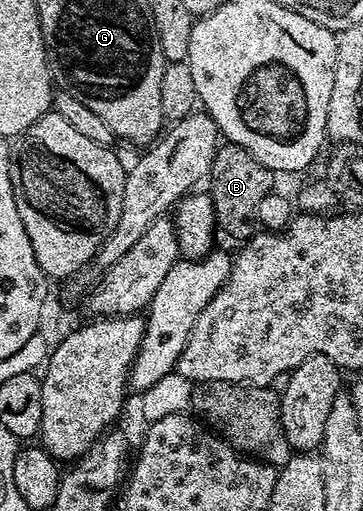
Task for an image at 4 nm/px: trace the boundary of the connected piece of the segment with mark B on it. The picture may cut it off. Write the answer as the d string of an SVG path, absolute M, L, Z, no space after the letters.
M225 142L217 146L212 169L206 180L216 214L217 228L221 232L224 230L232 239L251 239L258 227L257 215L262 199L274 191L272 179L274 172L237 143Z

